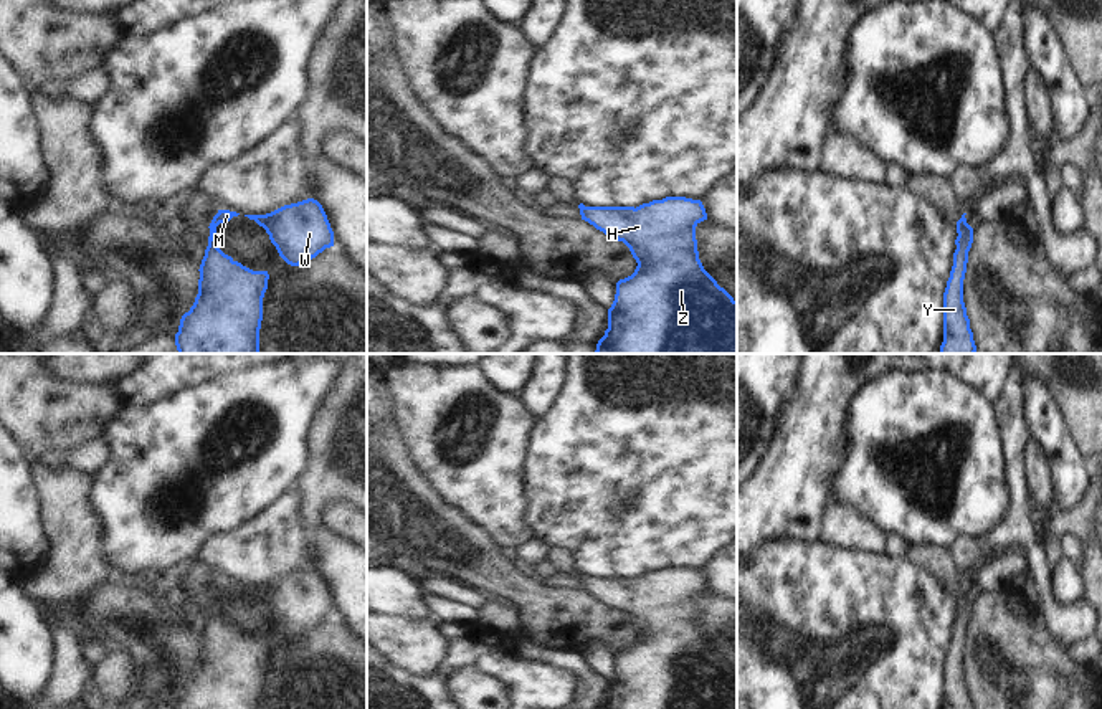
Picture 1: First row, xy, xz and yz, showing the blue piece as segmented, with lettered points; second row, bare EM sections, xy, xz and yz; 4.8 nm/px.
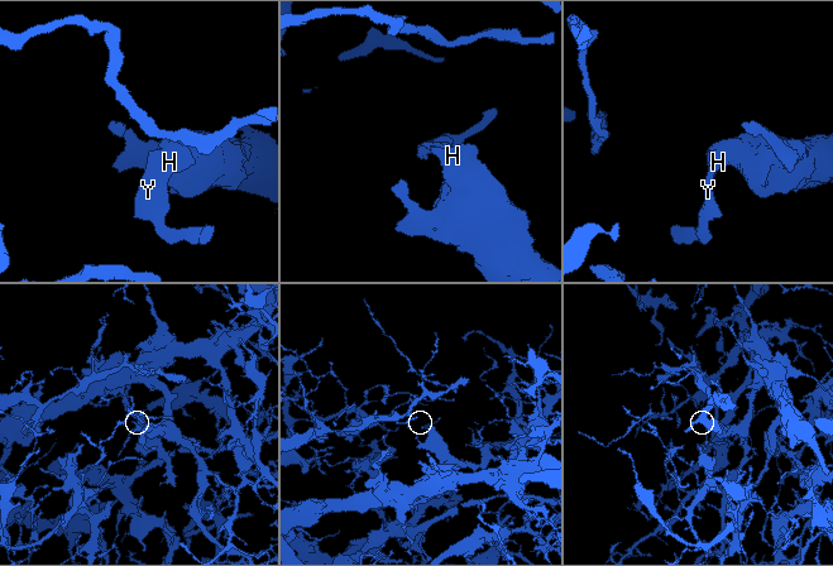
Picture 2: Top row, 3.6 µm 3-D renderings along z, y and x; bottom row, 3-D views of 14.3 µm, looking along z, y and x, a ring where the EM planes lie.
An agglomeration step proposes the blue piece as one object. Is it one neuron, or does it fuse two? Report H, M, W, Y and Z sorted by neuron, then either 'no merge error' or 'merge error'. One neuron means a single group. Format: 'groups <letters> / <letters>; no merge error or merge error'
groups H M W Y Z; no merge error

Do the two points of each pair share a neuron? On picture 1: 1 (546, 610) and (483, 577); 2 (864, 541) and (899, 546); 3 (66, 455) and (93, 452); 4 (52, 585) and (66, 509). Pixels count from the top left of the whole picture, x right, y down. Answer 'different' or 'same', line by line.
1: same
2: different
3: same
4: same

